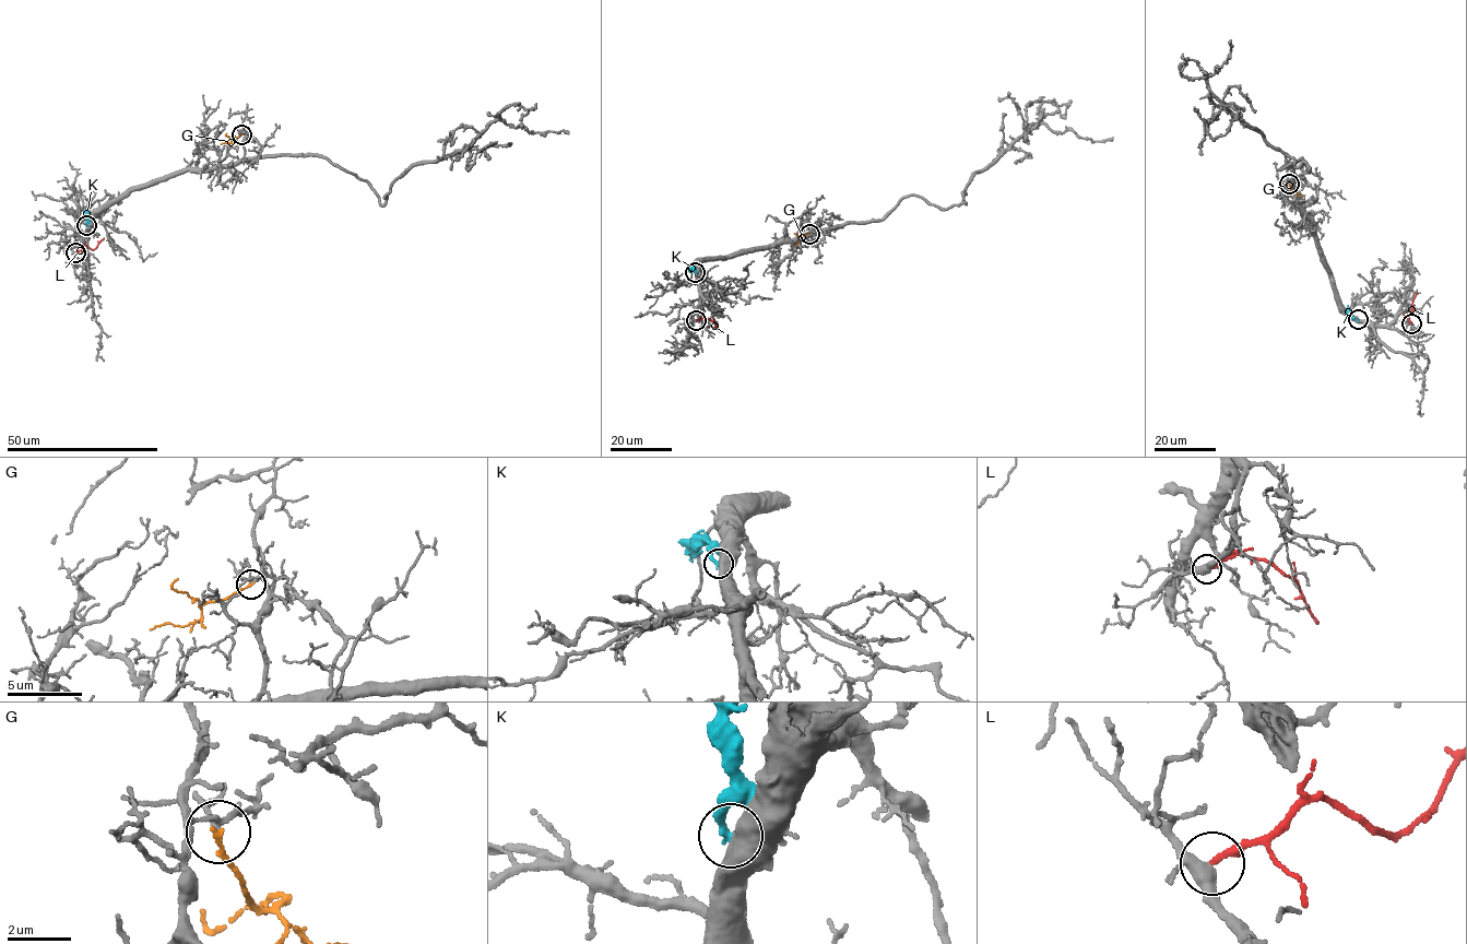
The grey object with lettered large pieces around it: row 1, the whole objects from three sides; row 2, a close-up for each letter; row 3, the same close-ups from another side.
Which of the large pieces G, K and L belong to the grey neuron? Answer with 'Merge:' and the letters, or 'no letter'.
Merge: L

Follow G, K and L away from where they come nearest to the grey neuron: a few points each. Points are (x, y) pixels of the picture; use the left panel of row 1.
G: (241, 134), (231, 142), (221, 144)
K: (87, 225), (87, 207)
L: (75, 252), (85, 246), (94, 249), (104, 237)

